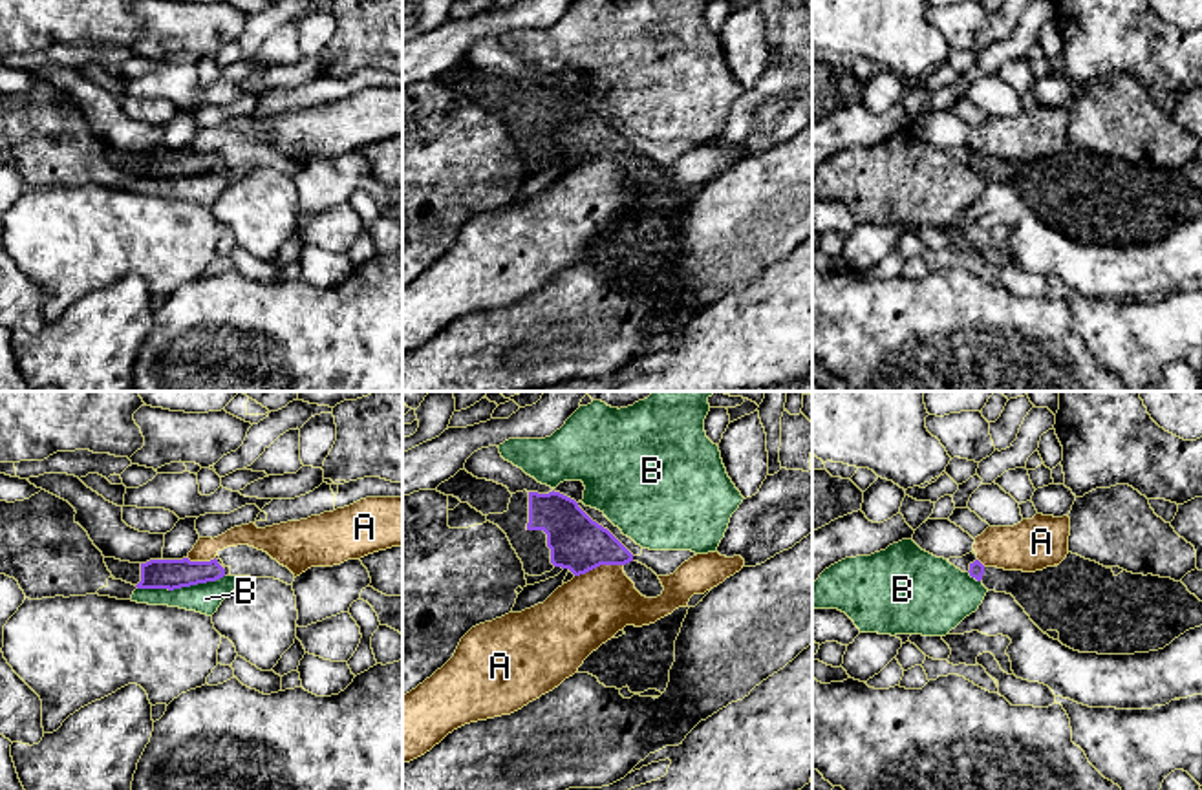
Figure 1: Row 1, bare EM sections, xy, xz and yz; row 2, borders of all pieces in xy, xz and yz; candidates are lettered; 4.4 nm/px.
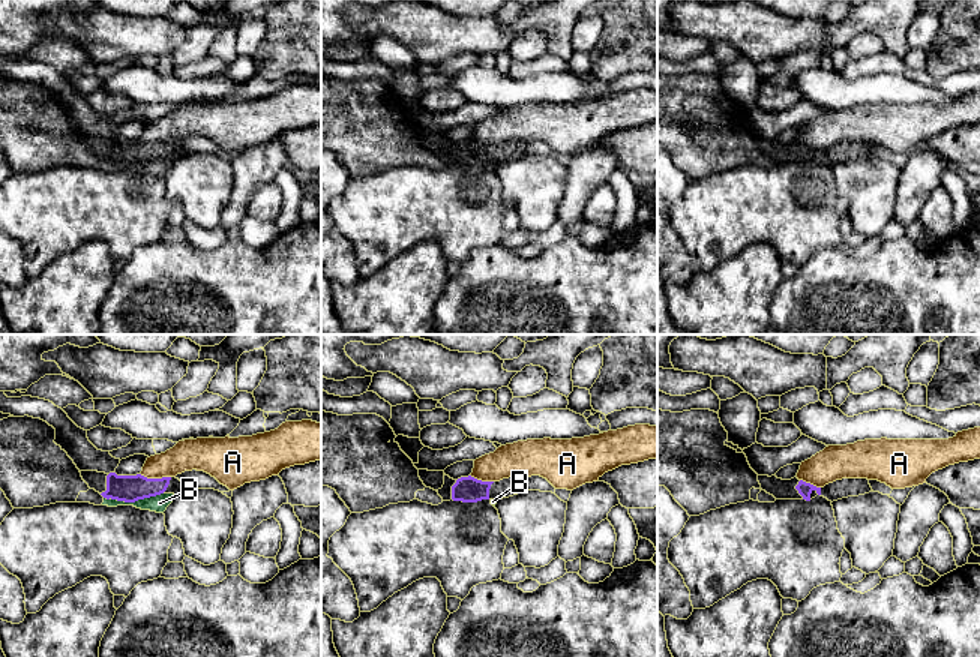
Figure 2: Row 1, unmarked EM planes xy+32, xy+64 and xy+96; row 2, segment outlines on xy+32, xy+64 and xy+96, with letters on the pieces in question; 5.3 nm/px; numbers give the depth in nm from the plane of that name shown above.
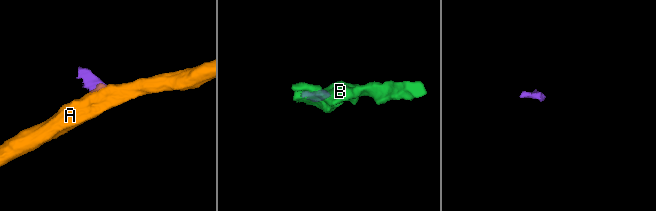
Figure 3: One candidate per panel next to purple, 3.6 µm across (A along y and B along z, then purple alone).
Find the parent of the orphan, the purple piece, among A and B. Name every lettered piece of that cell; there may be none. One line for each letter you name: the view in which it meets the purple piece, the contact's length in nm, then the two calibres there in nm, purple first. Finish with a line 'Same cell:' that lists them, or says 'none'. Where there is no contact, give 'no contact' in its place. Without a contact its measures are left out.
Same cell: none

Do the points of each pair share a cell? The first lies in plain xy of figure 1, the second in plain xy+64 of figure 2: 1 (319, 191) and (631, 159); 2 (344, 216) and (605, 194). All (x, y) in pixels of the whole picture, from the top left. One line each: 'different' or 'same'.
1: different
2: same

